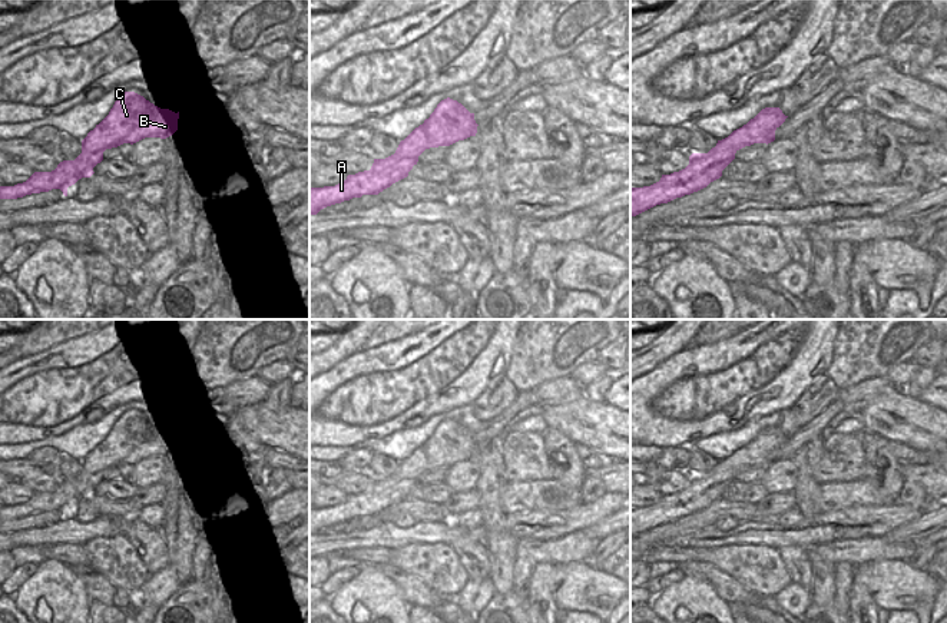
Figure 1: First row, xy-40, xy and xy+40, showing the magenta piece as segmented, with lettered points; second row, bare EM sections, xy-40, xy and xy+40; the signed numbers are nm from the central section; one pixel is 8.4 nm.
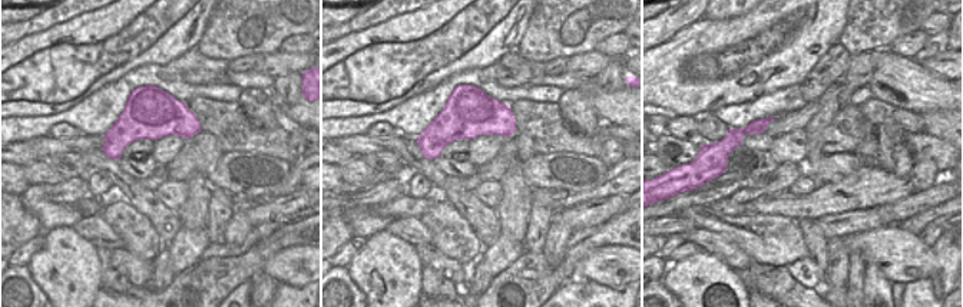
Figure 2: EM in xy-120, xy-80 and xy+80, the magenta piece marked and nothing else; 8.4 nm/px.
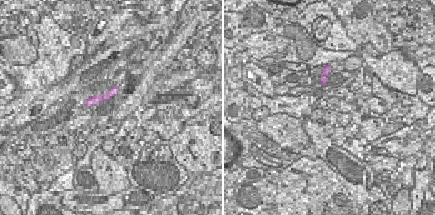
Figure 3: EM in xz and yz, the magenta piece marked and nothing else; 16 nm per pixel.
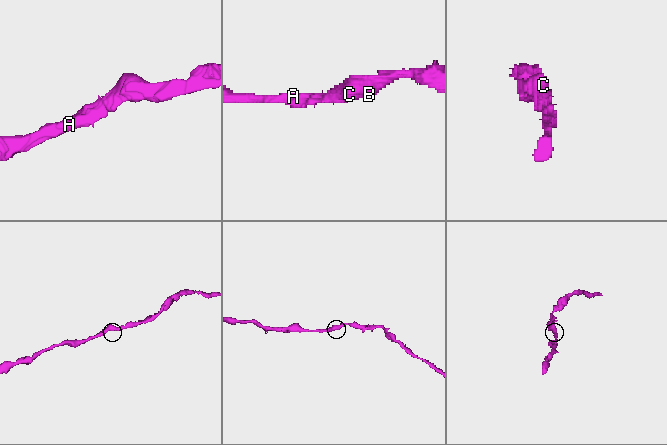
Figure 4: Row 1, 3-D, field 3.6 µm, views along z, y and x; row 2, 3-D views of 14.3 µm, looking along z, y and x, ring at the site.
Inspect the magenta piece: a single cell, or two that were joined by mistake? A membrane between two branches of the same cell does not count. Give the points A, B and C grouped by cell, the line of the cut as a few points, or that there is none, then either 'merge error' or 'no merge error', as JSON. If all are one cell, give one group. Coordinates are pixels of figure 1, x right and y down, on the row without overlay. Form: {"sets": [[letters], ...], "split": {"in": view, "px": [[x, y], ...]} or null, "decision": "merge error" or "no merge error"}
{"sets": [["A", "B", "C"]], "split": null, "decision": "no merge error"}

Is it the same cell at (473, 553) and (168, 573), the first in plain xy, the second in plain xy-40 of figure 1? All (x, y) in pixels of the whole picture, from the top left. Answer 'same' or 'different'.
different

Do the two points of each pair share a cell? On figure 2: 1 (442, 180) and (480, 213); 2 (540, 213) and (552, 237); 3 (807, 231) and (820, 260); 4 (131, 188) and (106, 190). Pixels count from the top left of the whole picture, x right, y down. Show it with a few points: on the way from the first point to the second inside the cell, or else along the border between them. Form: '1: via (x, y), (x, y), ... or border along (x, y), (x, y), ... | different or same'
1: via (449, 190), (470, 207) | same
2: border along (555, 213), (540, 250) | different
3: via (813, 238), (818, 253) | same
4: border along (89, 171), (101, 171), (108, 178), (113, 195) | different

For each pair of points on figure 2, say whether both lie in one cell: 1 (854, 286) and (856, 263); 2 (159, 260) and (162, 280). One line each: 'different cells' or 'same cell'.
1: same cell
2: same cell

